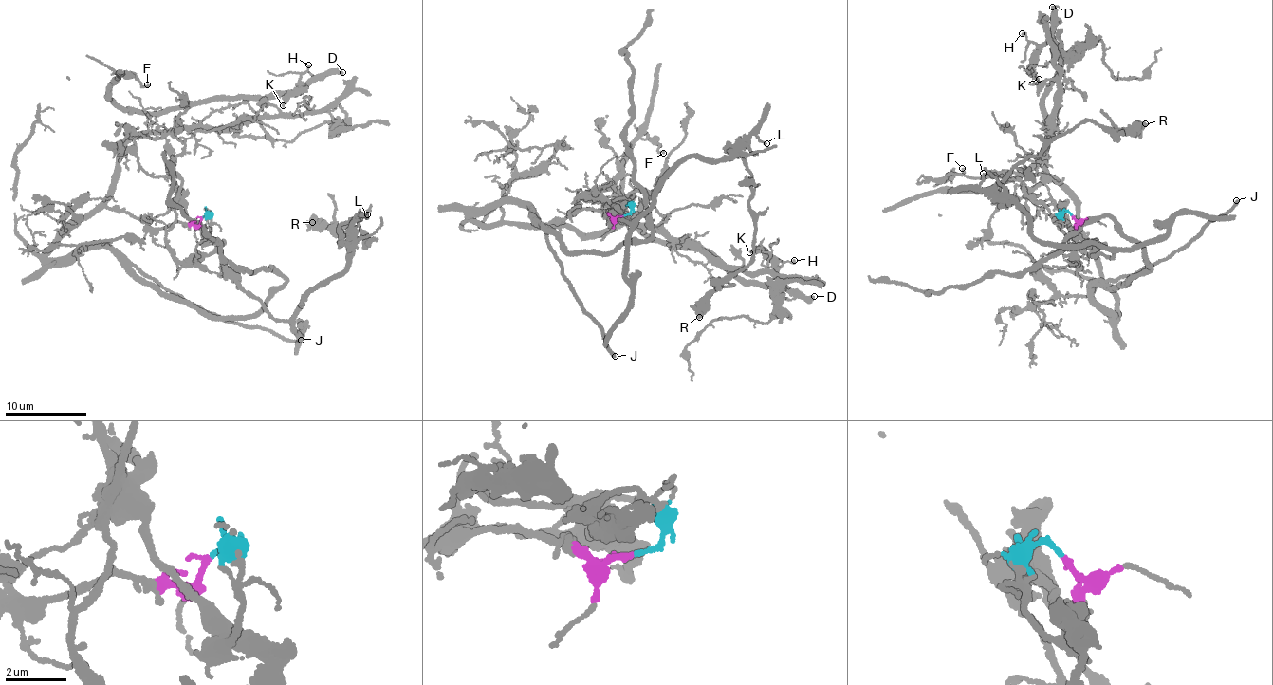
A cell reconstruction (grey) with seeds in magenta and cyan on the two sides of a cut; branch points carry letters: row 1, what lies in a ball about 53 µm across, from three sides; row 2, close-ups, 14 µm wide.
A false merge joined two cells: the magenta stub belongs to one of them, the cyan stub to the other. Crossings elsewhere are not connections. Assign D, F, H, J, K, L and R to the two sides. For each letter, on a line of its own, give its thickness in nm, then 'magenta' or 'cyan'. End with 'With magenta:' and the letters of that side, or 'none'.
D: 440 nm | magenta
F: 200 nm | magenta
H: 170 nm | magenta
J: 280 nm | magenta
K: 190 nm | magenta
L: 170 nm | cyan
R: 600 nm | cyan
With magenta: D, F, H, J, K

